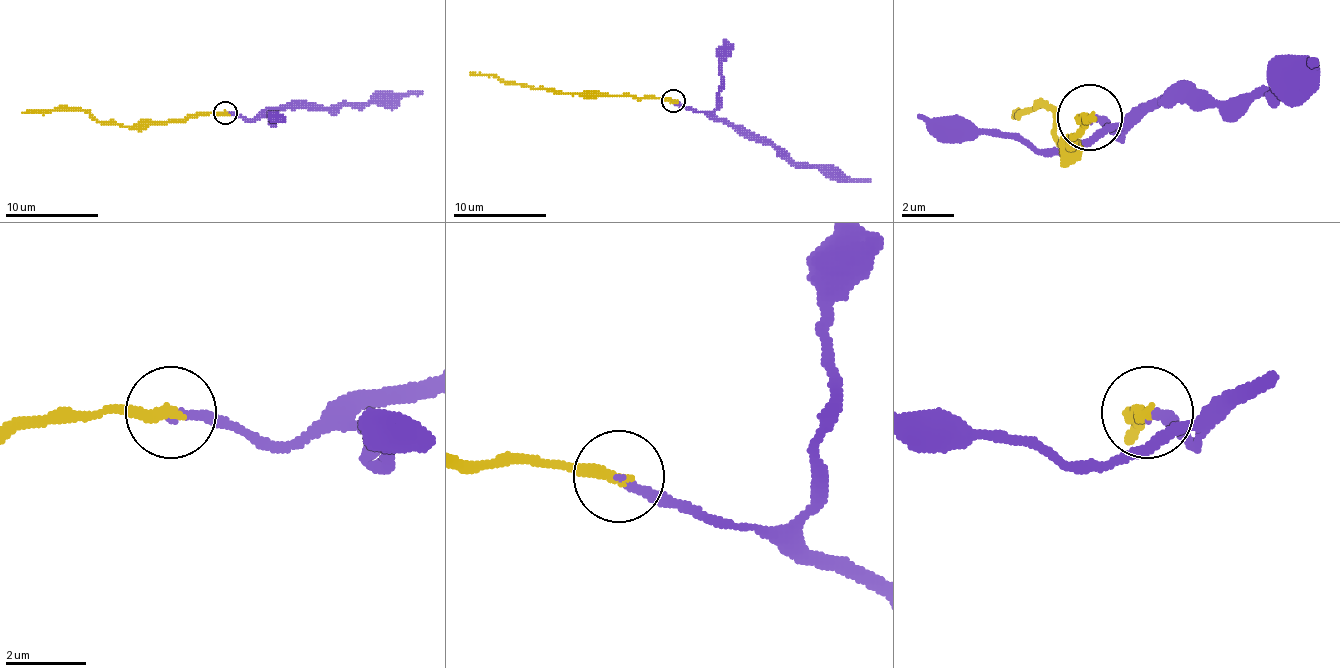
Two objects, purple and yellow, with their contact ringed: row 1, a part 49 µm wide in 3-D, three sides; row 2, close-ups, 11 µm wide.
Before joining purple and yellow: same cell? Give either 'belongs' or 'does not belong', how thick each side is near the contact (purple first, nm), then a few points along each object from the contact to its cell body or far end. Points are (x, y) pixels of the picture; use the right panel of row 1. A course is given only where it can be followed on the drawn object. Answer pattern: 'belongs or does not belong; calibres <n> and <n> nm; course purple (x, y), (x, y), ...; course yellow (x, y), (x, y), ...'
belongs; calibres 240 and 320 nm; course purple (1088, 122), (1121, 135), (1147, 109), (1264, 96), (1277, 89), (1316, 57); course yellow (1088, 115), (1082, 115), (1069, 154), (1049, 109), (1010, 115)

